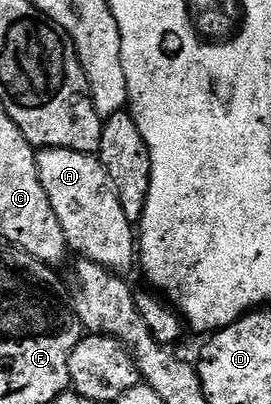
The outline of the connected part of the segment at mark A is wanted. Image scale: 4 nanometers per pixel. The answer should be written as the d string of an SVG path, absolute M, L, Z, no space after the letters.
M52 148L39 149L38 175L44 192L48 192L48 204L64 228L67 247L78 253L79 259L95 262L115 274L125 275L136 266L136 226L124 216L120 208L120 196L98 157L75 150Z

